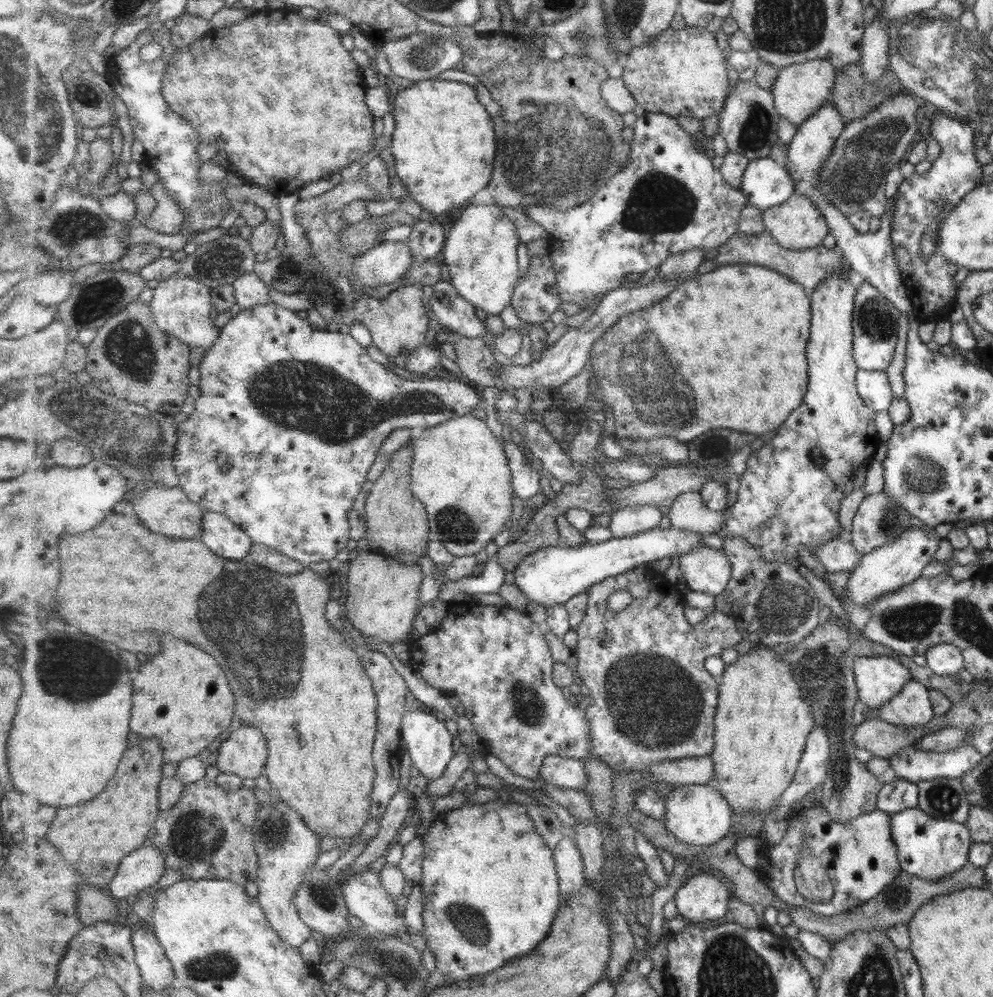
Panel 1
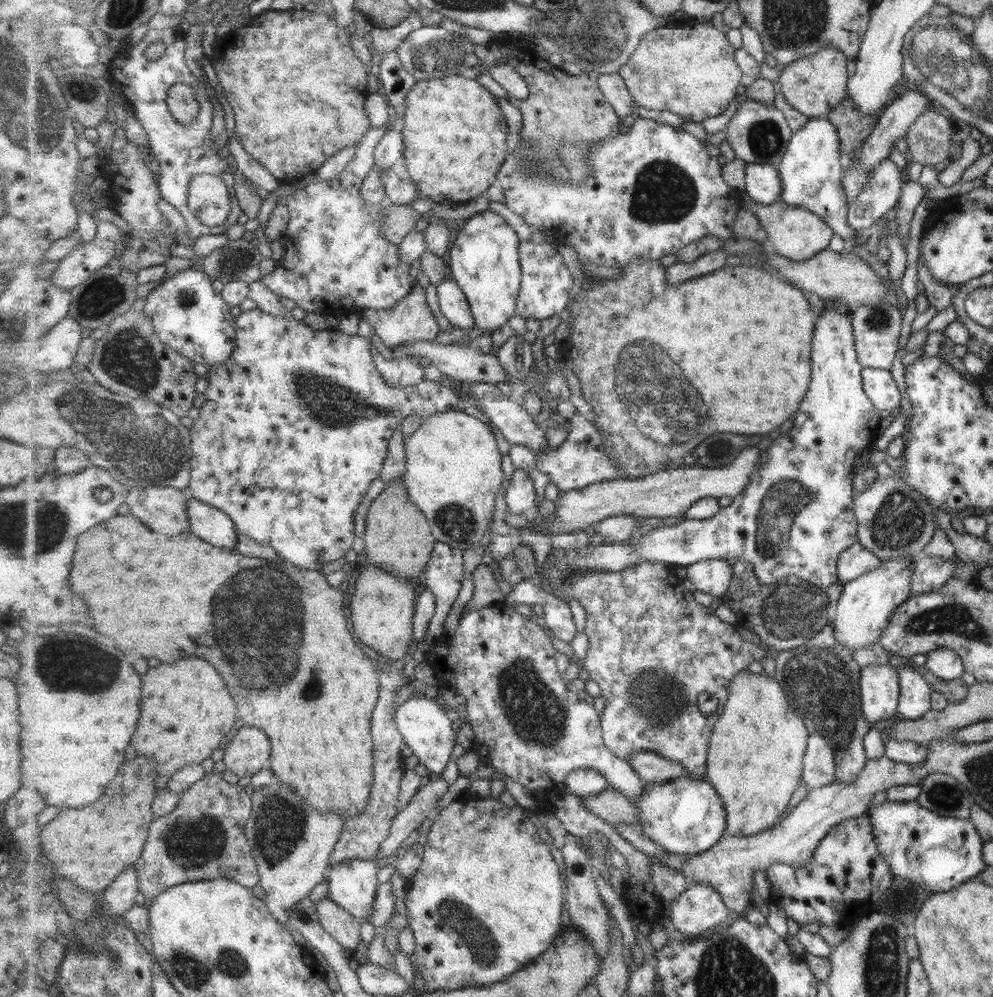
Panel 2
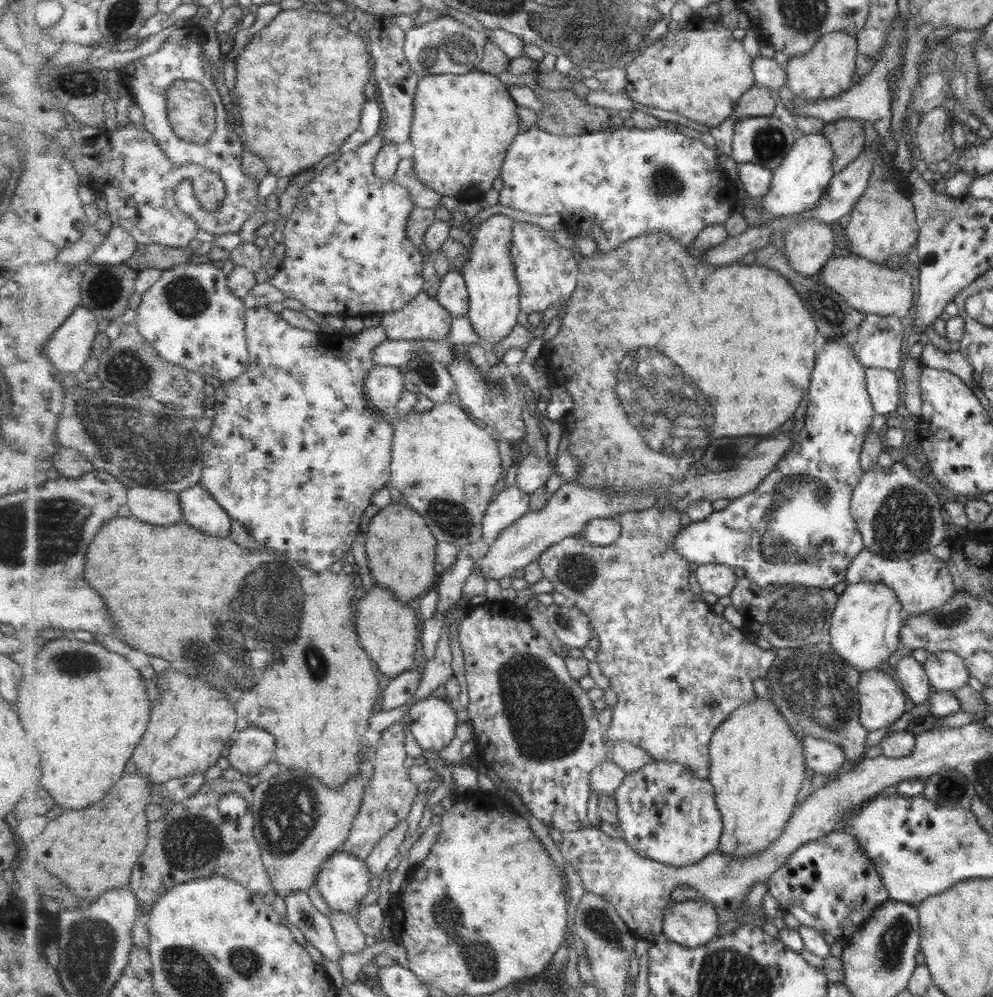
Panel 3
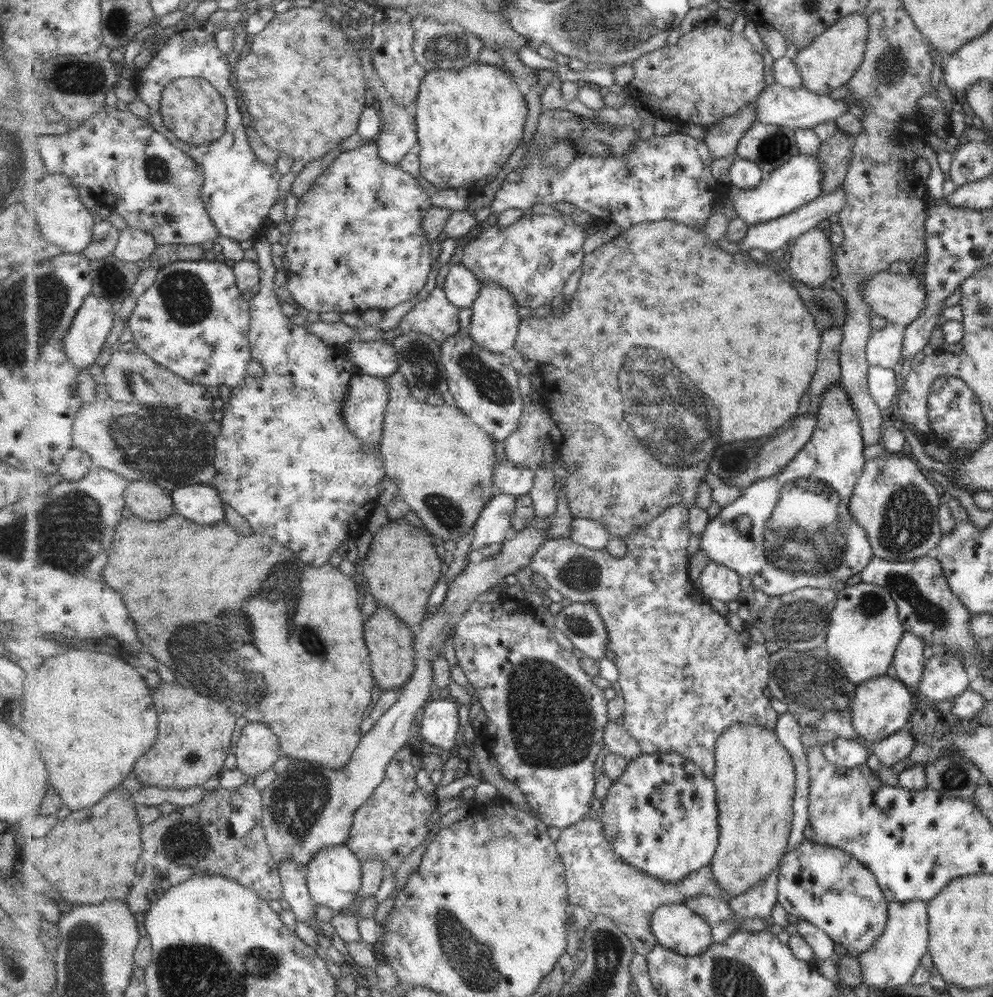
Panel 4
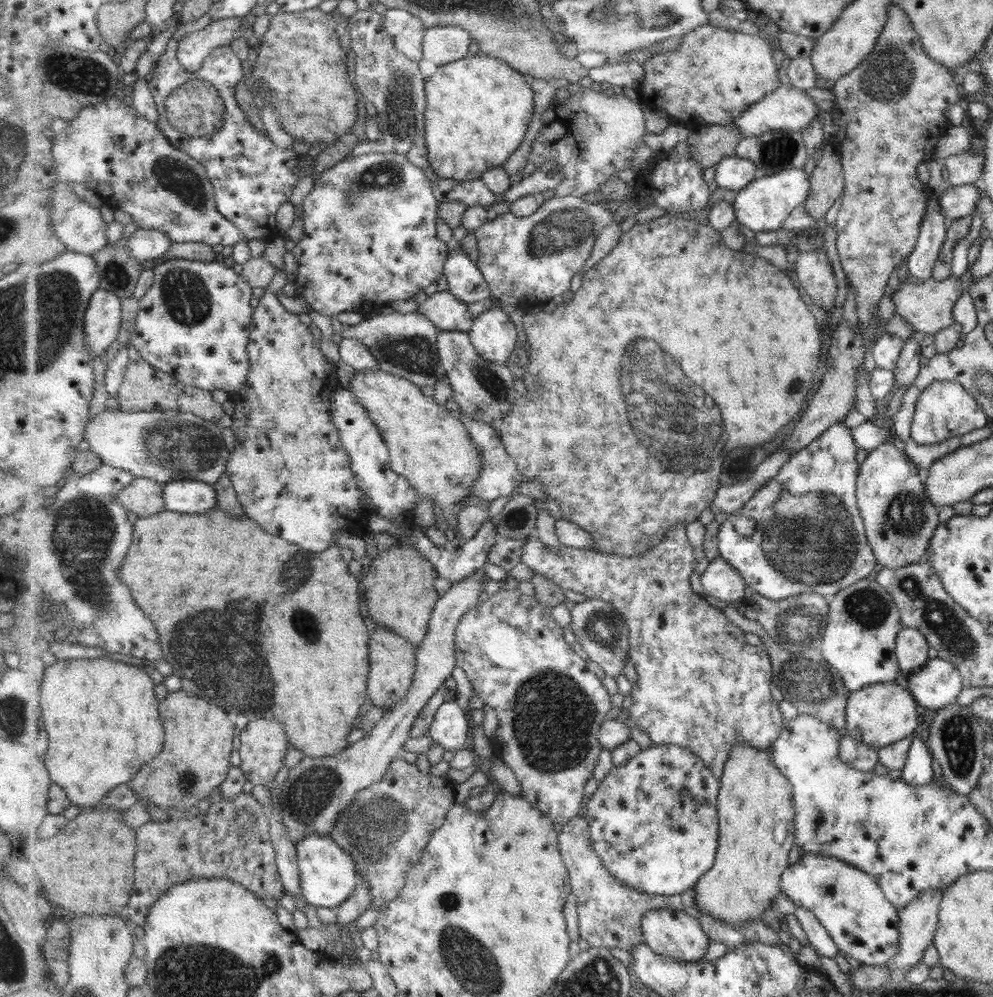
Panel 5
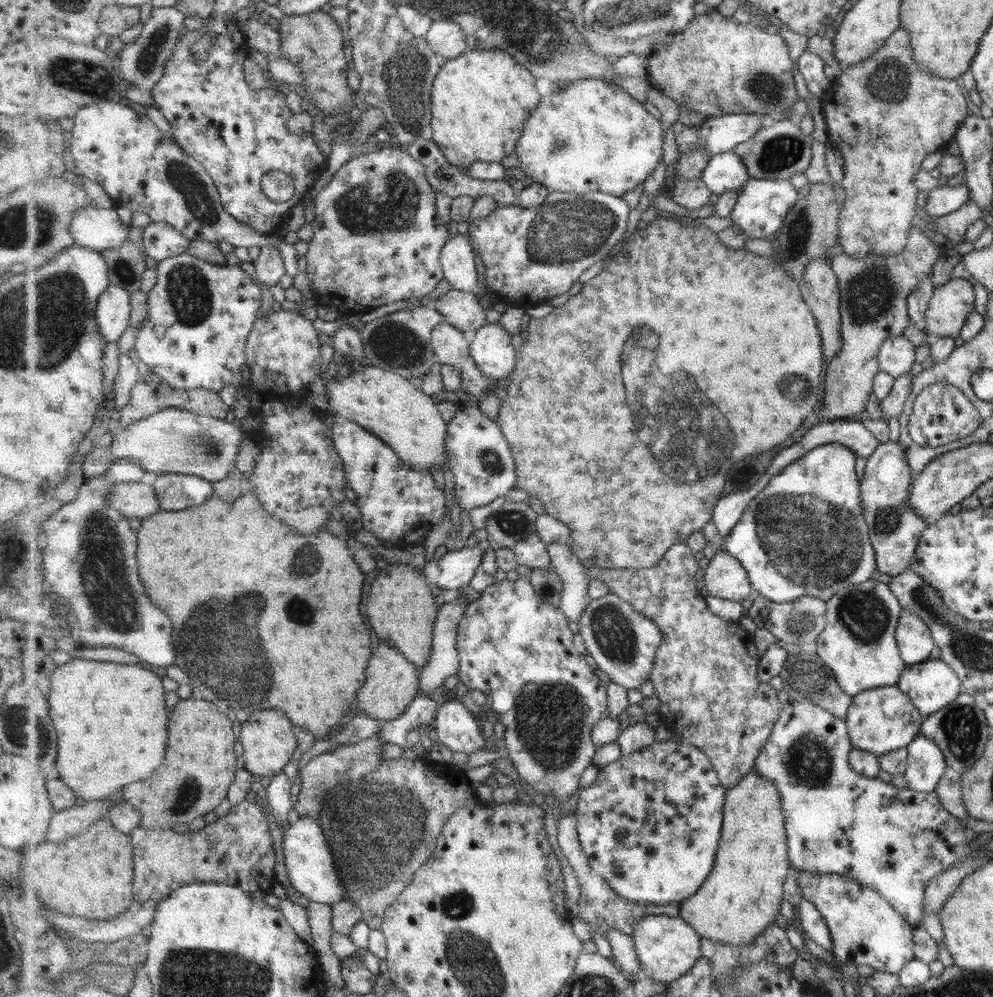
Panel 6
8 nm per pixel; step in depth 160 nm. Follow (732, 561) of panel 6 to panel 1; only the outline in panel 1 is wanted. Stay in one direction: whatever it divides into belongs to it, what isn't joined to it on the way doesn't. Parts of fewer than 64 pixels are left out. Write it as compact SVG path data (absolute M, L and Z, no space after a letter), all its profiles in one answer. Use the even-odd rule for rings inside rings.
M703 545L678 558L681 576L691 591L721 594L732 577L732 562L723 550Z

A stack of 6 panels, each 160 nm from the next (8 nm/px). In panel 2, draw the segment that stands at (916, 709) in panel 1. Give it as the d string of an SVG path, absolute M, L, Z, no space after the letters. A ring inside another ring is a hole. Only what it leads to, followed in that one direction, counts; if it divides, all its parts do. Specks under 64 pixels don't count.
M899 667L896 673L899 685L896 714L901 719L915 720L930 709L932 690L916 670Z

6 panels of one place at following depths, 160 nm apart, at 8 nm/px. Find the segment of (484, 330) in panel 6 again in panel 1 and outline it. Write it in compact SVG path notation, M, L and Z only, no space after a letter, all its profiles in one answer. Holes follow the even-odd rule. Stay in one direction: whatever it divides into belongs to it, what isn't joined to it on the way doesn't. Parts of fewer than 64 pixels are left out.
M471 201L468 207L461 209L459 218L447 235L441 255L448 267L450 281L460 291L461 296L487 314L499 315L505 310L505 306L511 306L516 286L520 283L517 248L521 242L515 223L499 205L492 201L487 205Z

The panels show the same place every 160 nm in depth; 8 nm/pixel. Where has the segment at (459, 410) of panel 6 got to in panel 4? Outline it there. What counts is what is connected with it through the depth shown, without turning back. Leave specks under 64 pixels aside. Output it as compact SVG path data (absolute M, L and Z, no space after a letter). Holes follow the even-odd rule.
M507 459L497 465L493 488L498 489L501 494L510 494L517 498L530 494L535 478L534 471L518 467Z

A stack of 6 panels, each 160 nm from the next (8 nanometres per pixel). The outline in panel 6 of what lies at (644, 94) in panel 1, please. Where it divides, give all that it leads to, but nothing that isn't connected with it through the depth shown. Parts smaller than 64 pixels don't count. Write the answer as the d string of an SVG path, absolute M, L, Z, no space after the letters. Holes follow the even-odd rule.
M716 10L696 15L683 32L677 32L673 42L665 50L653 55L648 66L651 86L681 106L688 106L701 114L725 116L732 114L762 114L780 121L789 118L793 104L797 102L797 88L793 80L793 68L798 61L789 56L789 46L779 33L768 34L753 23L739 23L734 17Z

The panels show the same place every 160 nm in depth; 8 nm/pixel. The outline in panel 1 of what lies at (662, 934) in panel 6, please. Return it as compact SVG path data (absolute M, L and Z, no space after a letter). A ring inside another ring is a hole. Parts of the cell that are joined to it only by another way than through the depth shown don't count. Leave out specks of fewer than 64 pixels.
M708 870L688 878L676 892L677 912L687 923L710 920L721 923L729 910L729 890Z

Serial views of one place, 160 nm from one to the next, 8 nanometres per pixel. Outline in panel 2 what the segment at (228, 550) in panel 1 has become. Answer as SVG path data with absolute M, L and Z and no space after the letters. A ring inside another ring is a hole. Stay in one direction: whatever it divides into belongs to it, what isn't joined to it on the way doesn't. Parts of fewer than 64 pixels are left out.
M192 498L188 501L188 515L193 532L205 542L230 550L238 545L239 530L224 510Z

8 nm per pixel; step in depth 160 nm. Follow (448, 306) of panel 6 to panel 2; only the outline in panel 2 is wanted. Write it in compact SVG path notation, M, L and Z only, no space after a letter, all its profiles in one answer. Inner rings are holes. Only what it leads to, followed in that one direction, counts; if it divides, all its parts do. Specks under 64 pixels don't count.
M416 285L411 293L395 306L386 309L365 309L363 318L374 328L375 334L390 350L407 347L417 340L435 340L441 330L437 318L425 300L425 288Z

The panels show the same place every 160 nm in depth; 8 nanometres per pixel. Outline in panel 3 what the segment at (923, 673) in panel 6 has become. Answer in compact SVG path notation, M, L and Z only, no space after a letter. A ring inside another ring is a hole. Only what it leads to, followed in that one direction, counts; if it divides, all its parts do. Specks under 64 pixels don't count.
M953 651L928 653L922 667L931 689L935 690L958 689L965 685L969 678L963 661Z

